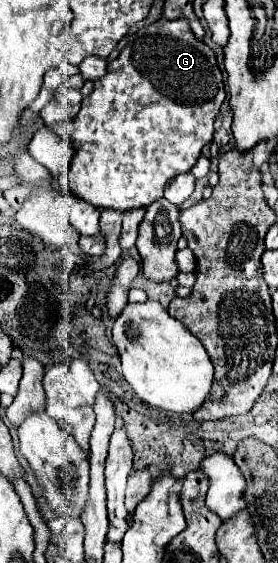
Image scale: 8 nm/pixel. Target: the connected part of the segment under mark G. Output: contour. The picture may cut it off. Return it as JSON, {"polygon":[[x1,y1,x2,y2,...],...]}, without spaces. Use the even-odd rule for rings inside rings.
{"polygon":[[178,17,178,19,172,19,172,21,160,21,160,23,154,23,154,25,148,25,148,27,142,27,138,29,136,33,128,35,128,41,124,45,124,49,120,51,120,55,108,63,108,73,100,79,94,81,94,91,82,99,82,107,80,107,80,113,78,117,72,121,72,123,62,123,62,125,54,125,52,131,58,133,60,137,68,139,74,143,74,149,76,149,76,155,74,155,74,163,70,167,70,181,72,181,72,187,70,187,70,193,74,193,76,197,88,201,94,207,100,207,100,209,116,209,116,211,128,211,128,209,138,209,138,207,148,207,150,203,158,201,164,193,164,187,180,173,188,173,194,163,198,161,200,157,200,151,206,143,212,141,212,135,214,135,214,119,220,111,220,105,224,101,226,93,224,93,224,83,222,83,222,73,216,65,216,55,214,51,198,41,194,37,194,33,190,31,188,27,188,19,184,17]]}

